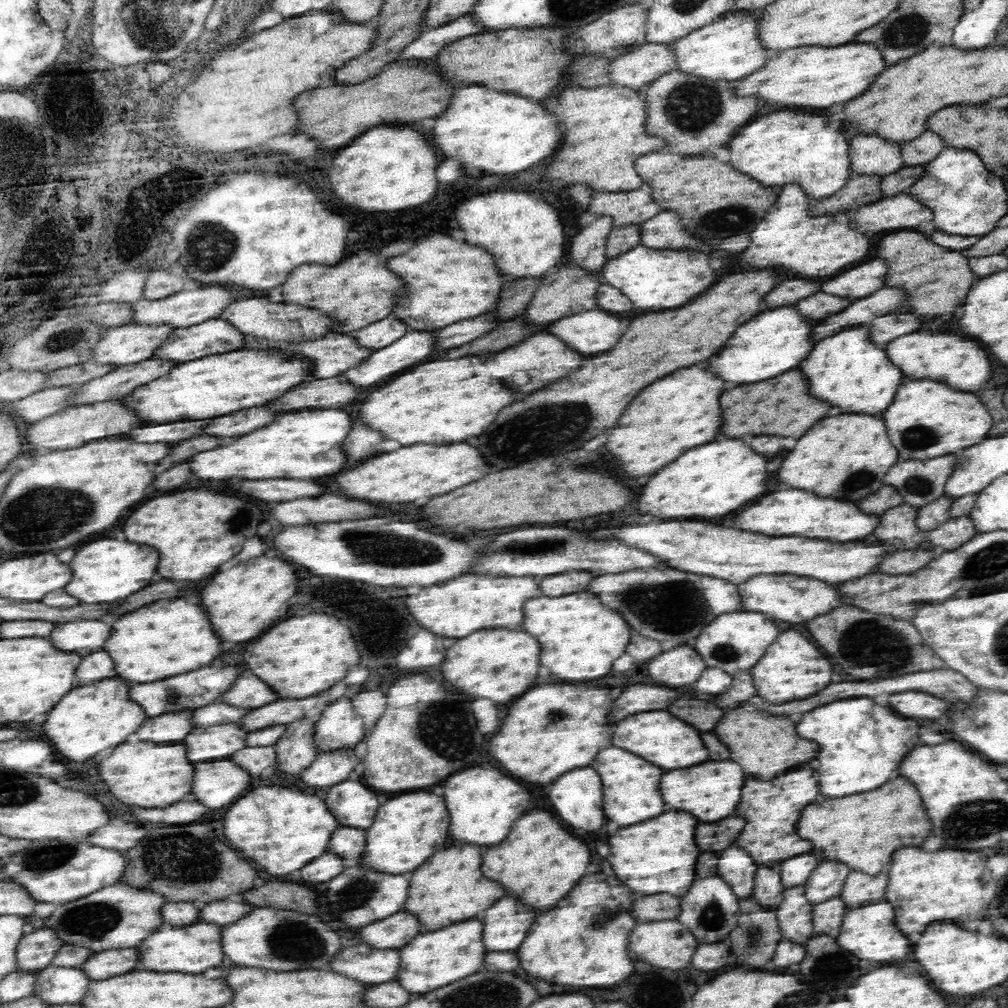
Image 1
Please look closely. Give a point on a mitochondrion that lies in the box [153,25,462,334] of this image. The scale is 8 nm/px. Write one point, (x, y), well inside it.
(210, 245)

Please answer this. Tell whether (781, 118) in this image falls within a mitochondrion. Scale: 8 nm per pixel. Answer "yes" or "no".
no

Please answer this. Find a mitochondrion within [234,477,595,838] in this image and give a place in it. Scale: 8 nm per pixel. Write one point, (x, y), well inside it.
(398, 551)

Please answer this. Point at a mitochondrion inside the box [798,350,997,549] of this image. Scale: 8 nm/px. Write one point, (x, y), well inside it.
(917, 488)

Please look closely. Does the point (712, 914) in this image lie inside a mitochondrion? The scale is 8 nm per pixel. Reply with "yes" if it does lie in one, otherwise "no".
yes

